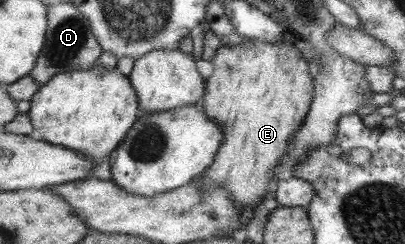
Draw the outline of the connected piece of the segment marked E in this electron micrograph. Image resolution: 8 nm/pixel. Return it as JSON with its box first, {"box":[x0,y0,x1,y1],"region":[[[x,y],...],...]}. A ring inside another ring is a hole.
{"box":[199,40,315,215],"region":[[[248,40],[245,44],[219,46],[216,49],[215,55],[213,55],[213,59],[211,59],[211,63],[212,73],[205,80],[204,100],[199,106],[215,124],[219,124],[224,129],[224,141],[221,141],[221,145],[212,159],[212,164],[200,174],[201,182],[203,182],[203,186],[223,186],[223,188],[228,190],[233,198],[233,202],[239,206],[239,215],[243,214],[243,210],[245,210],[245,214],[252,213],[255,207],[257,207],[257,204],[261,203],[261,200],[264,199],[266,193],[271,189],[273,175],[276,173],[277,165],[283,160],[283,155],[287,152],[289,140],[293,139],[293,134],[304,123],[305,113],[310,108],[309,103],[312,103],[313,95],[315,95],[315,85],[312,81],[313,77],[308,72],[308,62],[305,61],[305,58],[301,57],[301,54],[293,46],[287,44],[287,42],[268,44],[259,40]]]}

